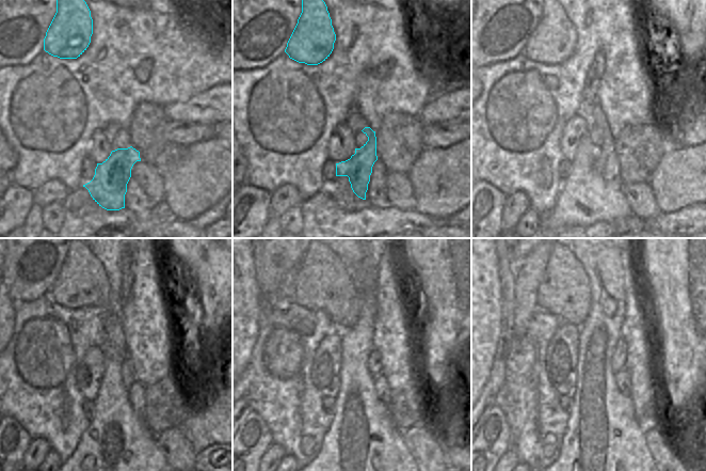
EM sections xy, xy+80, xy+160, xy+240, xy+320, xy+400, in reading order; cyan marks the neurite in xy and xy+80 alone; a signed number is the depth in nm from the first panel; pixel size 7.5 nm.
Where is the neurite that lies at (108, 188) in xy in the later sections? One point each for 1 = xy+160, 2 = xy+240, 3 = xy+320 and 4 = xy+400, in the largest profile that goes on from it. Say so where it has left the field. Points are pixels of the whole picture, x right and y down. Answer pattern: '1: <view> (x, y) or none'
1: xy+160 (589, 103)
2: xy+240 (113, 345)
3: xy+320 (322, 283)
4: xy+400 (564, 292)

